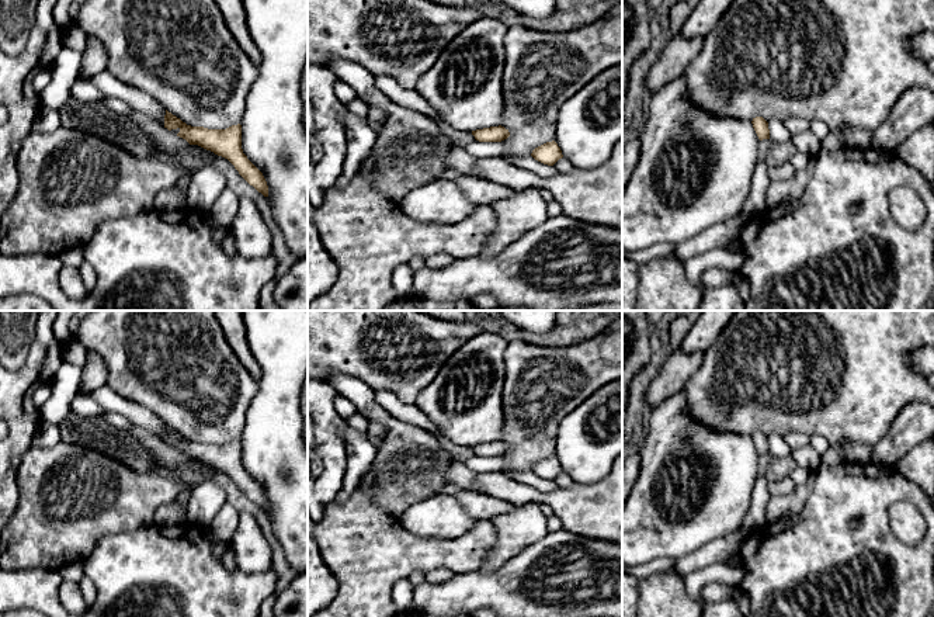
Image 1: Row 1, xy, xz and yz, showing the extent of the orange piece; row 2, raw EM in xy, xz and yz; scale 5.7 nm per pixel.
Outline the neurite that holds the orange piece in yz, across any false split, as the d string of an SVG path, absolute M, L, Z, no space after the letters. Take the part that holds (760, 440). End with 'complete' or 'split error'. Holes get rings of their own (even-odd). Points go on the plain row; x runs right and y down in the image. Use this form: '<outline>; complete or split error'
M763 431L753 433L751 439L760 455L770 454L768 437Z; complete

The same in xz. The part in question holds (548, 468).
M555 455L546 457L538 462L535 462L531 471L548 481L553 481L559 474L563 472L560 462Z; complete

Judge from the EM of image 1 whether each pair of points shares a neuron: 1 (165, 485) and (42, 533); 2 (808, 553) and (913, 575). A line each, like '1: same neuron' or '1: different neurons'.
1: same neuron
2: same neuron

